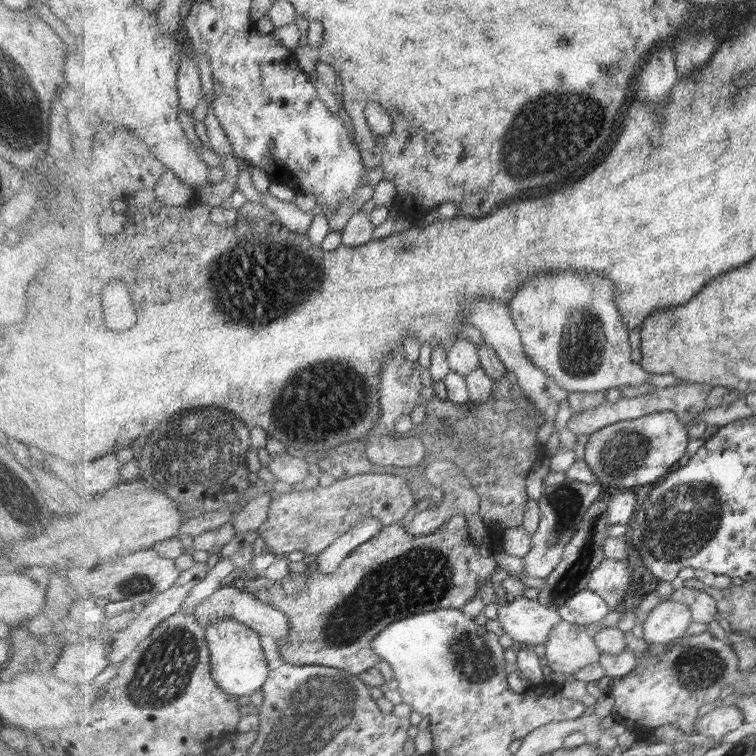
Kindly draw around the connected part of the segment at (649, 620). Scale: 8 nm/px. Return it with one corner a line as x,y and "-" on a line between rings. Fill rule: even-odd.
668,598
647,614
641,624
643,640
654,646
669,645
679,641
694,621
690,606

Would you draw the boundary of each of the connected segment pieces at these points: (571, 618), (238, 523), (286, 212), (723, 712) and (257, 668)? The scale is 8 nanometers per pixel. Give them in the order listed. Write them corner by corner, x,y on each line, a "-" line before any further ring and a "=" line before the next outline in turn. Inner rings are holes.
587,588
569,598
558,611
562,620
579,626
589,626
601,622
612,609
602,596
=
272,491
261,493
247,502
240,512
234,514
232,523
235,526
235,530
238,532
259,532
261,526
268,520
269,509
273,499
274,494
=
268,190
263,194
260,204
278,216
281,224
289,231
307,236
314,221
313,213
301,210
295,202
289,203
273,196
=
720,705
704,710
692,729
694,734
722,741
729,732
741,728
745,723
743,712
738,706
=
224,618
206,626
210,663
215,682
229,694
247,696
257,692
269,678
269,664
265,658
263,637
240,620

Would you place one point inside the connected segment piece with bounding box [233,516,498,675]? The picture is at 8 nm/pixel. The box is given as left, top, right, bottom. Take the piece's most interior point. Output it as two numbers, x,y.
335,616

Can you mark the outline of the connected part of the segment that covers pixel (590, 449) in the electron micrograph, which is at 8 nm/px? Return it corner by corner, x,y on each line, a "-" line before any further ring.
671,411
648,414
636,421
621,421
606,426
588,437
584,460
605,486
629,490
653,484
667,476
673,466
681,466
689,446
688,425

